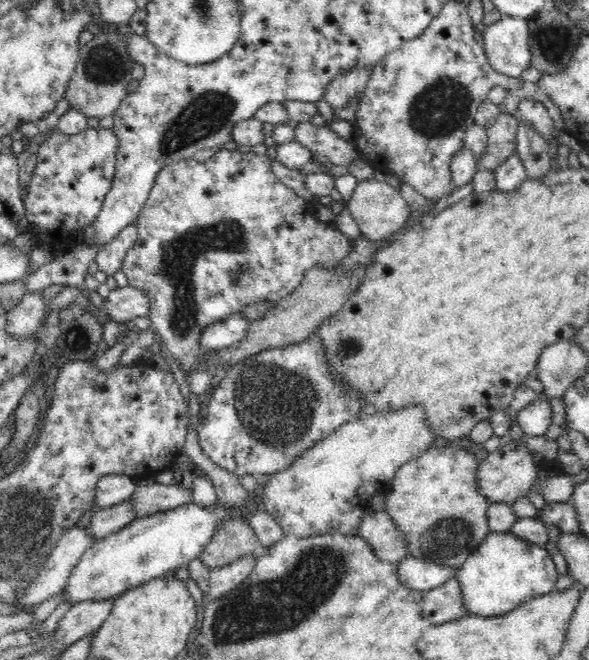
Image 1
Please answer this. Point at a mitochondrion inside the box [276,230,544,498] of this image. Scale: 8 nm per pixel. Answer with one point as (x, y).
(347, 349)

